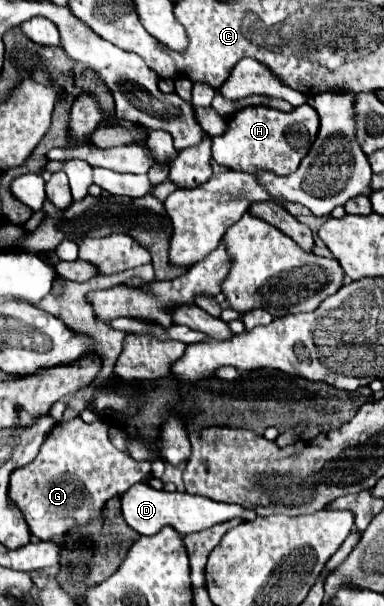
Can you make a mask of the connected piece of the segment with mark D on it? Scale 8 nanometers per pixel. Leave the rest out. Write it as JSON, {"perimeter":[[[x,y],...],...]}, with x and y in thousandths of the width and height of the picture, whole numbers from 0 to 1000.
{"perimeter":[[[349,799],[349,805],[339,805],[328,818],[318,818],[318,851],[339,871],[385,884],[406,881],[432,865],[453,868],[474,881],[500,881],[500,878],[526,878],[536,871],[552,871],[557,865],[573,865],[604,855],[630,855],[630,858],[667,855],[667,848],[651,838],[630,838],[625,832],[583,832],[583,828],[563,828],[531,818],[500,818],[490,812],[401,809],[380,799]]]}

